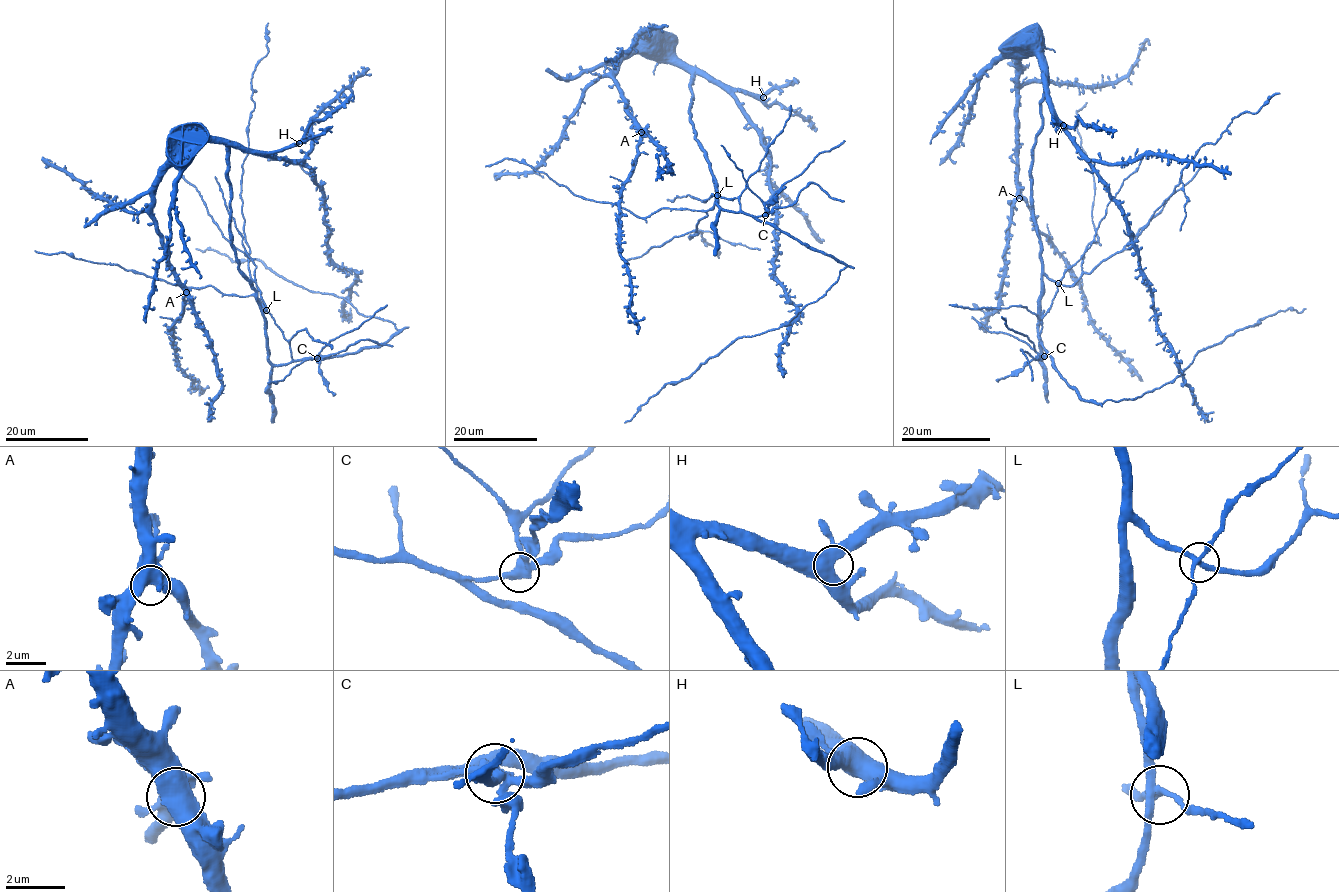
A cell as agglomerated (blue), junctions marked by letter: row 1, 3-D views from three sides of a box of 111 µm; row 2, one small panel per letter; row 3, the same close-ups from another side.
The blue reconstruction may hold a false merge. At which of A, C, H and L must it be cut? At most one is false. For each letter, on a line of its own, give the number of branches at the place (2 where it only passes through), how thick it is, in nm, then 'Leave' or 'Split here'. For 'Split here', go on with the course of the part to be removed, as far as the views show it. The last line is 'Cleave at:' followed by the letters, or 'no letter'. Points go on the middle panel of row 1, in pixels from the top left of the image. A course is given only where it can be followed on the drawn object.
A: Branches: 4. Thickness 500 nm. Leave
C: Branches: 4. Thickness 320 nm. Split here. Course of the part to remove: (765, 215), (774, 208), (793, 204), (811, 183), (819, 185), (831, 198), (843, 201)
H: Branches: 4. Thickness 500 nm. Leave
L: Branches: 4. Thickness 240 nm. Leave
Cleave at: C

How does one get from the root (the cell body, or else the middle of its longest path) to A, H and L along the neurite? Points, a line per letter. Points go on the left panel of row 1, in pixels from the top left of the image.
A: (236, 252), (231, 243), (226, 146), (204, 141), (190, 143), (157, 181), (153, 208), (166, 264), (186, 292)
H: (236, 252), (230, 232), (231, 193), (227, 172), (229, 147), (277, 152), (299, 143)
L: (236, 252), (238, 270), (255, 291), (260, 310), (266, 310)

